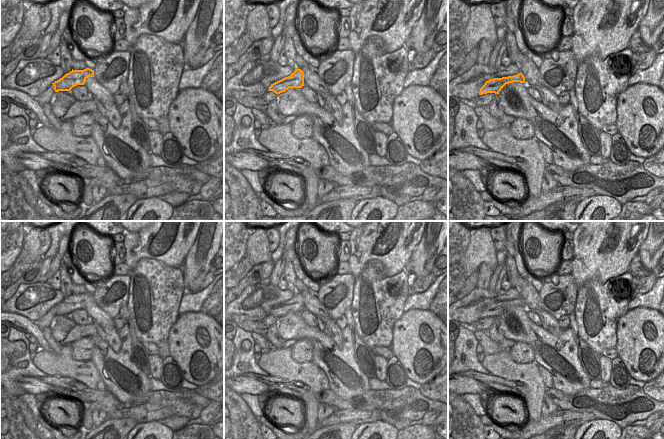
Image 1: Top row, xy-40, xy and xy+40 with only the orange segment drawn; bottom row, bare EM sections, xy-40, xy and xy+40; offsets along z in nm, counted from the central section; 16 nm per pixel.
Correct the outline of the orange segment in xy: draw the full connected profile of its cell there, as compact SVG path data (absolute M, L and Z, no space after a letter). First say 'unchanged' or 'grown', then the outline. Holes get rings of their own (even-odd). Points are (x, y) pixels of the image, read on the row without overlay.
unchanged; M295 293L290 300L271 308L268 315L280 318L289 312L301 312L302 310L304 310L304 296L301 293Z

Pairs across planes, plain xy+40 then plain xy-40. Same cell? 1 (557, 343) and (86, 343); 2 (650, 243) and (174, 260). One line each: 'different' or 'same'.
1: different
2: different

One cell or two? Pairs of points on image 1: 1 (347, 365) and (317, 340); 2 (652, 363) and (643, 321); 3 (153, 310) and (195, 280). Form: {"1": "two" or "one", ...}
{"1": "one", "2": "one", "3": "two"}

